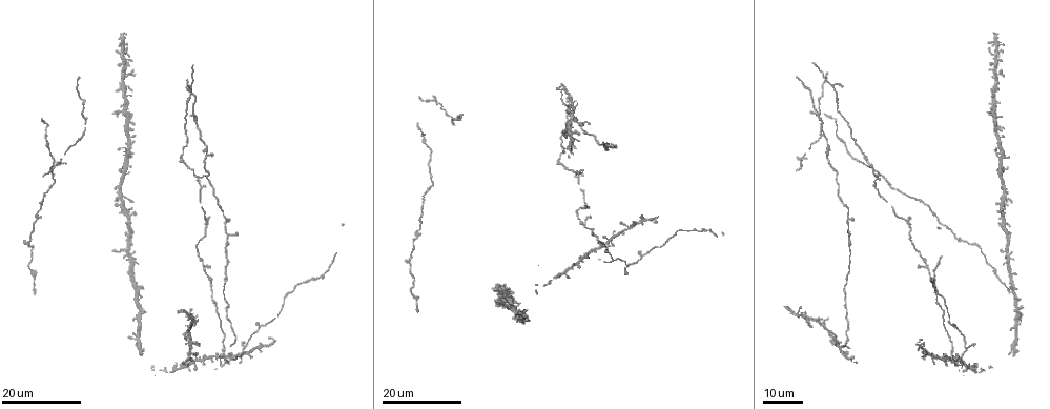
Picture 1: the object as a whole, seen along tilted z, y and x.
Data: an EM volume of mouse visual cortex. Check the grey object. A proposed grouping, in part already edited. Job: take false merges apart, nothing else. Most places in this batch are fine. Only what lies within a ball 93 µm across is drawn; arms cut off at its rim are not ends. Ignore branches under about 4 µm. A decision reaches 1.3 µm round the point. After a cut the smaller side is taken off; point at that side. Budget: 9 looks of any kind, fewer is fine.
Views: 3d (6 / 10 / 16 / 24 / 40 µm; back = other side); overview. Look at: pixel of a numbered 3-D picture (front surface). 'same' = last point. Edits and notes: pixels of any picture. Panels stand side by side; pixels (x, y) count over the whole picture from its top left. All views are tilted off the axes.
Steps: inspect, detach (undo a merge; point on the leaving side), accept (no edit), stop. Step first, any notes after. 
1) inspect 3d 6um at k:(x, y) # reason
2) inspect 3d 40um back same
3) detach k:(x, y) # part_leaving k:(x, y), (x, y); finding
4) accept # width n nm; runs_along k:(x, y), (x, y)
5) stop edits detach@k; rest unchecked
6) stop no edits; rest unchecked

inspect 3d 16um at 1:(87, 118)

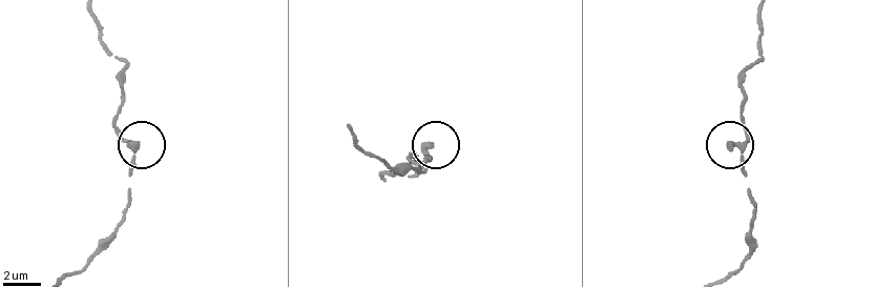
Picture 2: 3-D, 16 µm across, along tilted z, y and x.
inspect 3d 6um at 2:(743, 147) # closer look

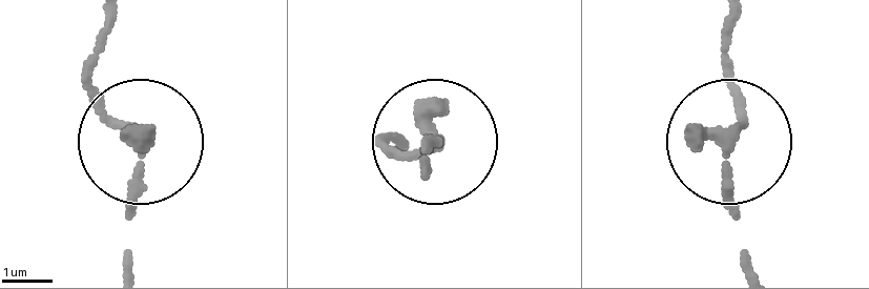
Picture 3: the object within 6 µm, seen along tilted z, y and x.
accept # width 310 nm; all the same cell

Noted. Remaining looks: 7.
inspect 3d 16um at 1:(938, 218) # calibre changes

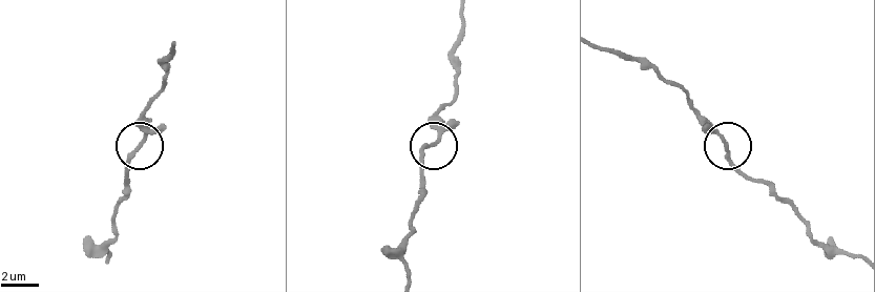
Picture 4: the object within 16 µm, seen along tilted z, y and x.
inspect 3d 10um at 4:(723, 143) # closer look

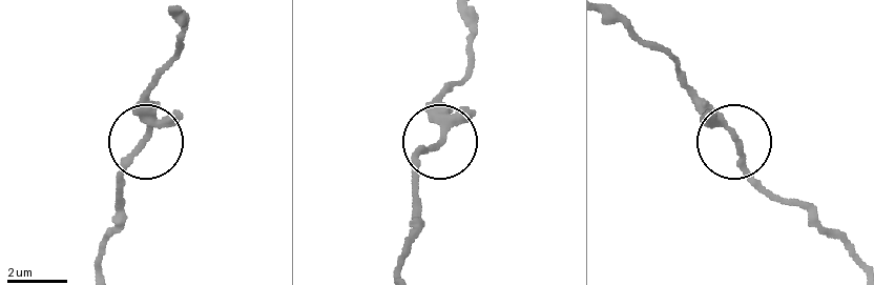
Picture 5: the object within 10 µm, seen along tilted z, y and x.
accept # all the same cell

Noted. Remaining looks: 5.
inspect 3d 24um at 1:(994, 273)

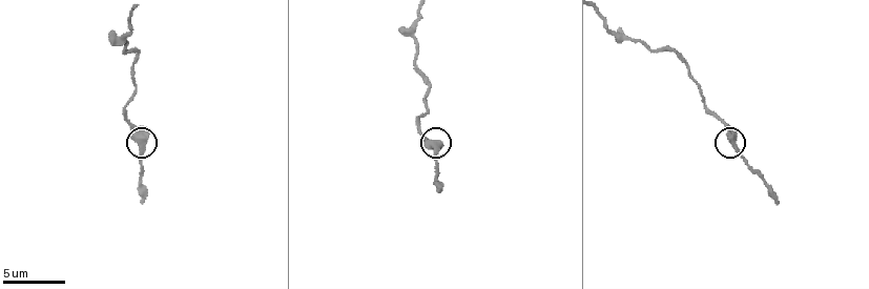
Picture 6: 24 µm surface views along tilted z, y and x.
inspect 3d 6um at 6:(735, 146)

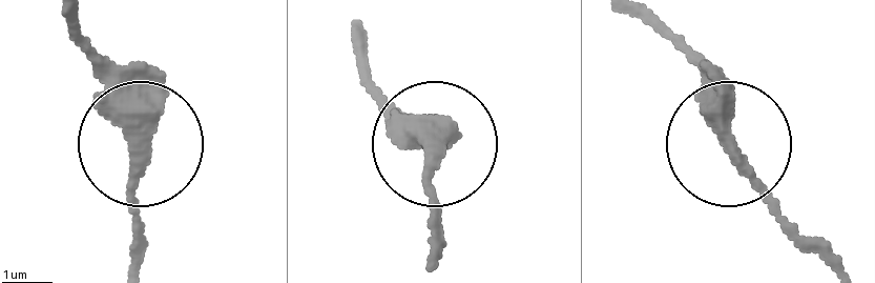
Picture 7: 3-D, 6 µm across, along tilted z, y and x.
accept # width 430 nm; continuous, no second cell

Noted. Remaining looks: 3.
inspect 3d 24um at 1:(127, 250) # three-way junction

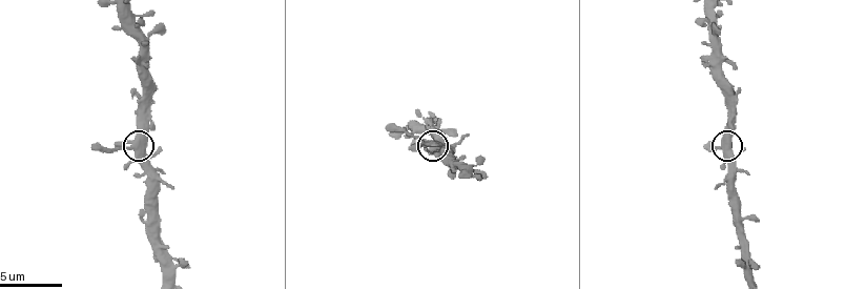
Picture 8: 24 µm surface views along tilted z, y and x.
inspect 3d 10um at 8:(134, 141)

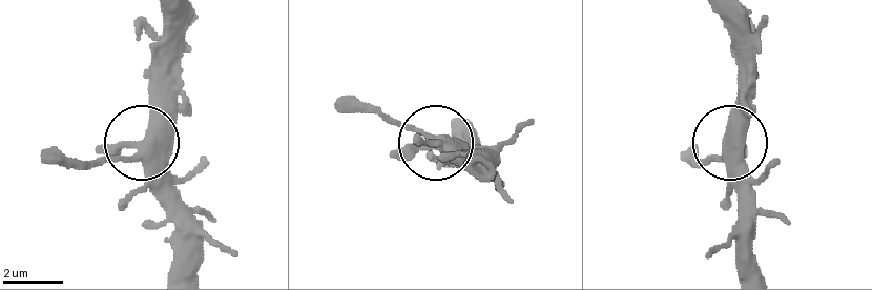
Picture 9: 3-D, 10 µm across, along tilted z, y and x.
accept # arms 3; one cell here

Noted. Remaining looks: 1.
stop no edits; rest unchecked

